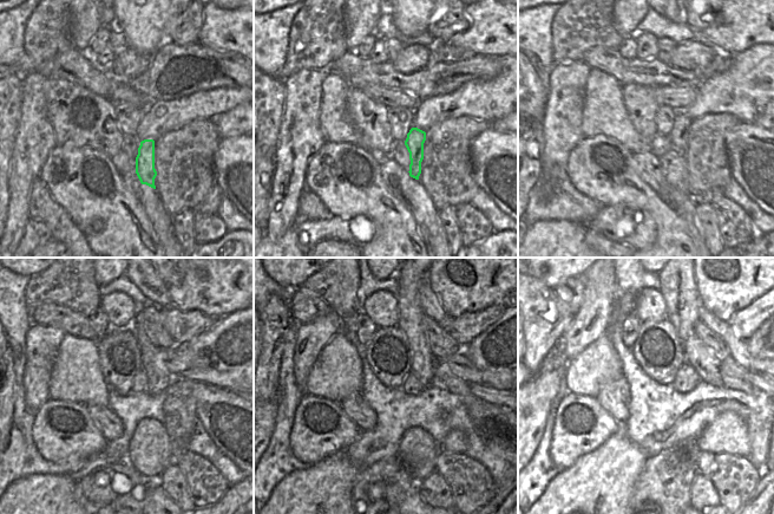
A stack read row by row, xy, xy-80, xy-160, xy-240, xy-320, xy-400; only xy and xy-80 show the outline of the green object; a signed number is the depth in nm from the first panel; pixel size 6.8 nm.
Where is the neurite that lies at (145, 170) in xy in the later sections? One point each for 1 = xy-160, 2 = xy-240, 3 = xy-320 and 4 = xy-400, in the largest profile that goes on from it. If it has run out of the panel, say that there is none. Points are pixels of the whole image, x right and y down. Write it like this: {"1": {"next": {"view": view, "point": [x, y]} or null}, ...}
{"1": {"next": {"view": "xy-160", "point": [679, 136]}}, "2": {"next": {"view": "xy-240", "point": [158, 379]}}, "3": {"next": {"view": "xy-320", "point": [410, 313]}}, "4": {"next": {"view": "xy-400", "point": [677, 287]}}}

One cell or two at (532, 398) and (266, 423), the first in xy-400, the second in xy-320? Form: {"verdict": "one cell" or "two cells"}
{"verdict": "one cell"}

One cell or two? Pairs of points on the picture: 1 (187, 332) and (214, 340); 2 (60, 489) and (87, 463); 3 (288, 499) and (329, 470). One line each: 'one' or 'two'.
1: two
2: two
3: one

